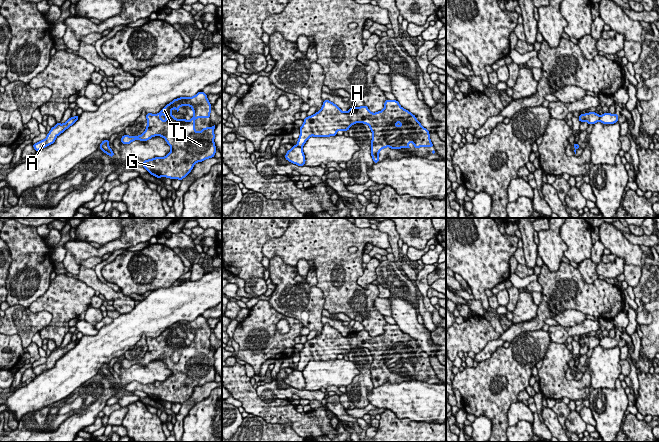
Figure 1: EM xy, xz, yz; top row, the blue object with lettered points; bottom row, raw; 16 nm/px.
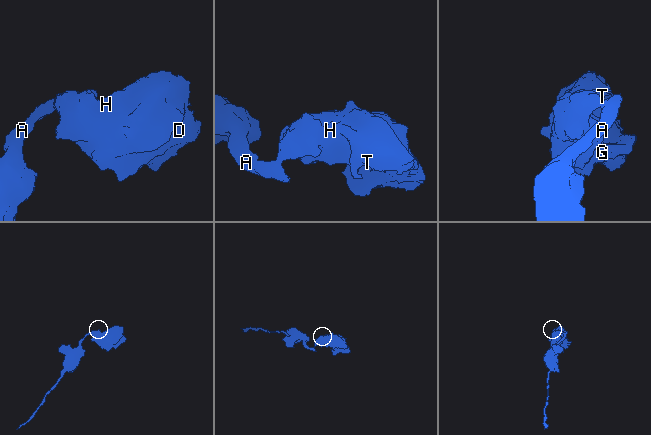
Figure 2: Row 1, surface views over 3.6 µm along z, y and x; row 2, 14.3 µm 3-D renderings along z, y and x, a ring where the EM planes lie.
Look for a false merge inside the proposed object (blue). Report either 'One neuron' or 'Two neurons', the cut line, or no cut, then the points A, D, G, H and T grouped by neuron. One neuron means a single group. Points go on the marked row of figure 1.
Two neurons. Split along yz (600, 115), (598, 120). Groups: A / D G H T

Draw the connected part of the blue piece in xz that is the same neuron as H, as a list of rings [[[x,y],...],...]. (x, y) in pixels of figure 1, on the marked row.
[[[387,99],[384,103],[384,109],[372,113],[368,107],[363,105],[361,107],[352,107],[347,112],[343,112],[336,104],[329,100],[324,100],[322,108],[312,116],[304,119],[303,125],[299,128],[300,136],[298,138],[297,146],[304,146],[305,142],[310,136],[314,137],[329,137],[336,136],[338,130],[348,131],[349,128],[357,122],[367,124],[373,134],[371,140],[371,155],[374,163],[379,162],[379,152],[388,146],[391,149],[410,148],[409,143],[413,143],[415,149],[419,147],[434,147],[429,131],[424,128],[408,110],[402,108],[397,100]]]

